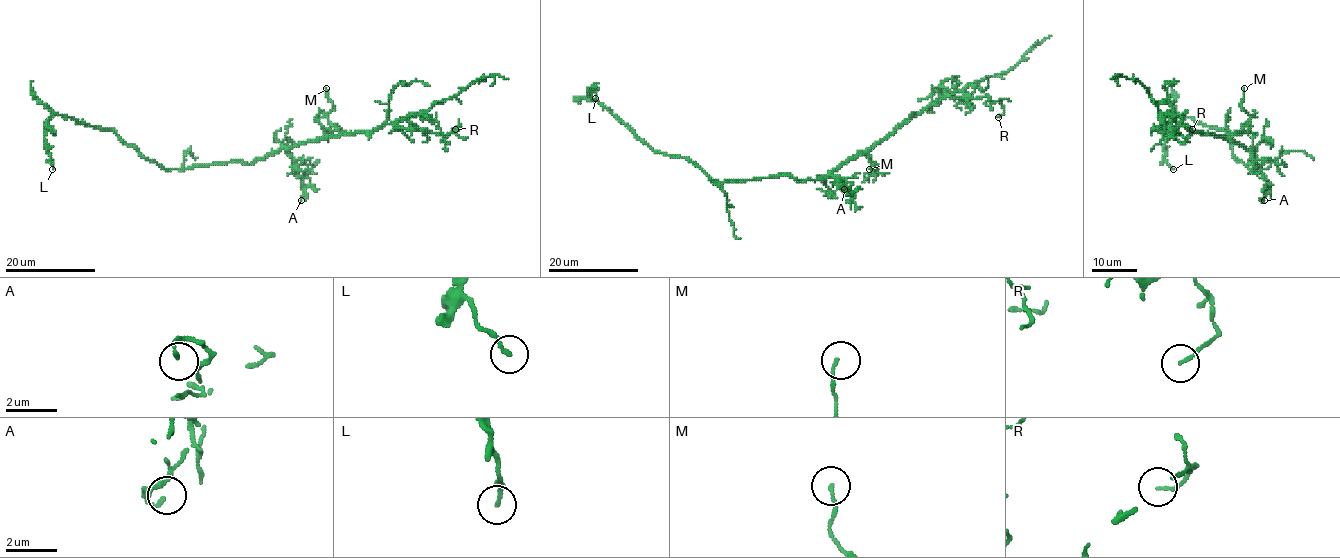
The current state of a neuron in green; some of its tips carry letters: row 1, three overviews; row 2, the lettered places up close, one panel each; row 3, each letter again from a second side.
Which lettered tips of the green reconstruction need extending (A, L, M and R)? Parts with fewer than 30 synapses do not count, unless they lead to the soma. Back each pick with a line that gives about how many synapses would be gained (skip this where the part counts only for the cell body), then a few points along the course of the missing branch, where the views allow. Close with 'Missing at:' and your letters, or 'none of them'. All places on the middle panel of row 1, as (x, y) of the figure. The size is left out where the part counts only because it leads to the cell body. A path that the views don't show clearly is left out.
Missing at: none of them

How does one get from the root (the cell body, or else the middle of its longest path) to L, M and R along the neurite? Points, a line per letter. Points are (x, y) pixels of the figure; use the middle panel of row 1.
L: (803, 180), (775, 175), (714, 181), (687, 159), (652, 150), (588, 91), (594, 90), (595, 98)
M: (803, 180), (823, 180), (861, 154), (880, 167), (871, 175), (877, 167), (869, 169)
R: (803, 180), (823, 180), (949, 96), (973, 99), (985, 96), (992, 103), (999, 100), (1004, 112), (998, 117)

